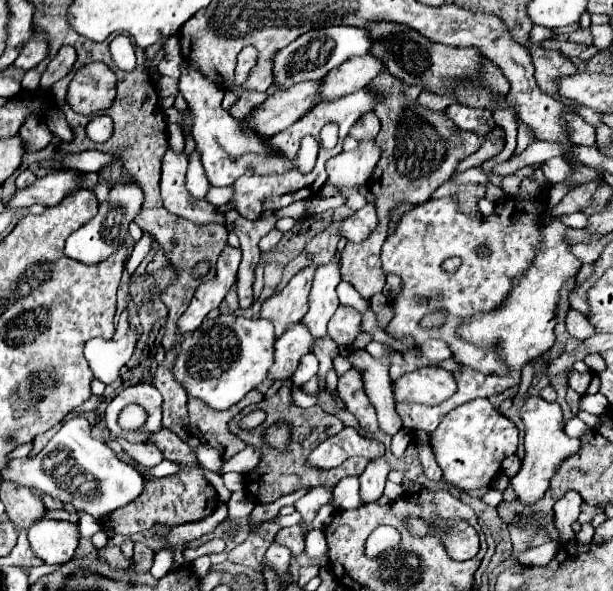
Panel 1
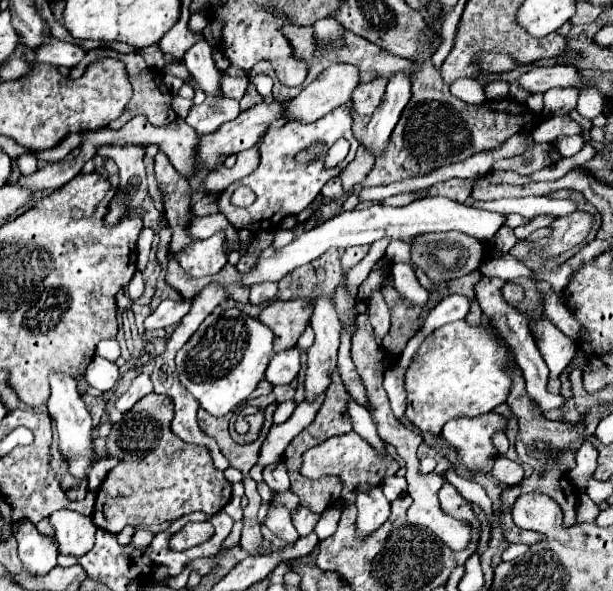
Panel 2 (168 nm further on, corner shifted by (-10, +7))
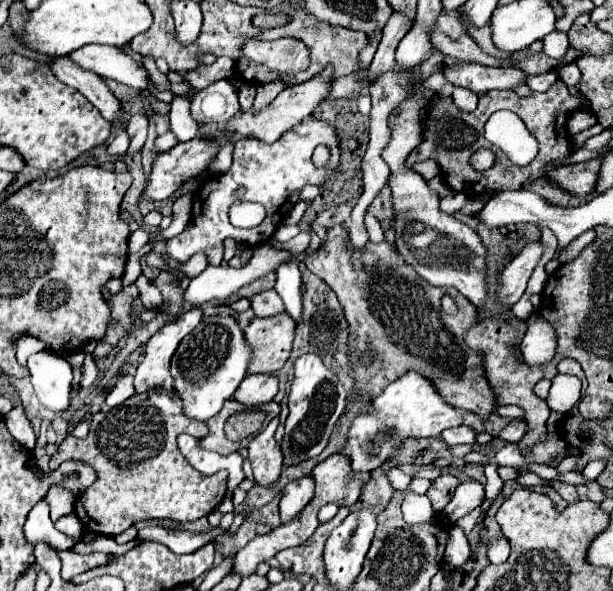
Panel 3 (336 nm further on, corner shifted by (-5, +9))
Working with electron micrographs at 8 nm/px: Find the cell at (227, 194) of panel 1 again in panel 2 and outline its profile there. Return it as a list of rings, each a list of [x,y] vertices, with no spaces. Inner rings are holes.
[[[206,195],[192,205],[194,215],[212,215],[218,213],[218,195]]]

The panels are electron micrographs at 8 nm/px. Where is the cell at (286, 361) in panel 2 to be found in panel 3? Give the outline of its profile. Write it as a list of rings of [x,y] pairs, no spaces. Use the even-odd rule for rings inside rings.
[[[259,373],[247,375],[245,381],[239,385],[233,399],[241,401],[245,407],[257,407],[261,403],[271,401],[277,395],[279,377],[273,373]]]

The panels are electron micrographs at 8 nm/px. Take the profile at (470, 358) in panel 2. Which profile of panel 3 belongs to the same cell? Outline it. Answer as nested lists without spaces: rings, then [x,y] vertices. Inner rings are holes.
[[[407,371],[401,379],[387,385],[385,391],[371,403],[369,411],[371,413],[361,413],[353,419],[349,429],[349,443],[343,449],[343,453],[351,457],[353,471],[357,473],[373,471],[383,465],[409,437],[439,437],[443,429],[463,423],[461,409],[443,401],[433,381],[415,371]]]

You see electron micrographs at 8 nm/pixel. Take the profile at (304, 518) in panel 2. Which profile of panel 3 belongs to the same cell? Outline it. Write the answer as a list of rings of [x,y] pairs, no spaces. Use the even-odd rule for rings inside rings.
[[[301,477],[289,483],[281,493],[281,503],[279,503],[281,521],[283,523],[293,521],[293,517],[297,517],[301,509],[305,509],[305,505],[313,499],[313,493],[315,493],[315,487],[311,477]]]

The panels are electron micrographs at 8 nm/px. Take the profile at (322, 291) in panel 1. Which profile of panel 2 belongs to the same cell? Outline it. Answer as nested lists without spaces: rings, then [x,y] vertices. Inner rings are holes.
[[[322,297],[312,315],[312,329],[316,333],[314,345],[308,349],[306,363],[306,401],[314,401],[330,387],[332,369],[336,369],[336,353],[340,345],[340,321],[334,305]]]

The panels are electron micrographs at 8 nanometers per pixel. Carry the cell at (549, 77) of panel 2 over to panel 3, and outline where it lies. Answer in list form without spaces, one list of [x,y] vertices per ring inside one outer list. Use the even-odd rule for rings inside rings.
[[[479,63],[447,65],[443,73],[451,85],[461,85],[475,93],[493,89],[515,89],[517,85],[525,85],[529,77],[517,67],[485,67]]]

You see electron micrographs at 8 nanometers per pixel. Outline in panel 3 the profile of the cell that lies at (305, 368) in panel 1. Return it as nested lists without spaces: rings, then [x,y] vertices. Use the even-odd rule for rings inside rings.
[[[289,261],[277,269],[275,291],[285,303],[285,311],[293,317],[295,323],[303,321],[303,303],[301,303],[301,275],[297,261]]]

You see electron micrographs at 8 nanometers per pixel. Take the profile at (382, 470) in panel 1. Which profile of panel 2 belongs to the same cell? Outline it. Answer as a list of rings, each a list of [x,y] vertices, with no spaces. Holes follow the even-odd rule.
[[[370,489],[366,495],[358,495],[358,519],[356,529],[360,537],[372,535],[390,515],[390,501],[384,497],[382,489]]]

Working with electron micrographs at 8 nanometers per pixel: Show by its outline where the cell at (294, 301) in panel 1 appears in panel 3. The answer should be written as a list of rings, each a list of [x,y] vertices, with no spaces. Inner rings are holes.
[[[285,311],[277,317],[255,317],[243,329],[253,349],[249,373],[279,371],[291,355],[295,327],[295,321]]]

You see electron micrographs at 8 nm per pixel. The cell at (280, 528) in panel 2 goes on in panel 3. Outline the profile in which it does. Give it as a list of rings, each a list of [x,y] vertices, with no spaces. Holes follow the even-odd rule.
[[[279,417],[271,419],[263,433],[255,435],[249,445],[249,461],[253,465],[255,483],[259,487],[273,487],[279,481],[283,469],[283,453],[279,451],[273,435],[279,425]]]

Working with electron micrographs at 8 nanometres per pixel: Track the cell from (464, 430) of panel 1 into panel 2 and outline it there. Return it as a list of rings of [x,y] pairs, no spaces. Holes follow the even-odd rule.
[[[486,413],[478,419],[452,419],[444,425],[442,437],[458,451],[458,457],[468,471],[476,471],[496,455],[490,437],[494,431],[504,429],[504,423],[506,419],[496,413]]]

